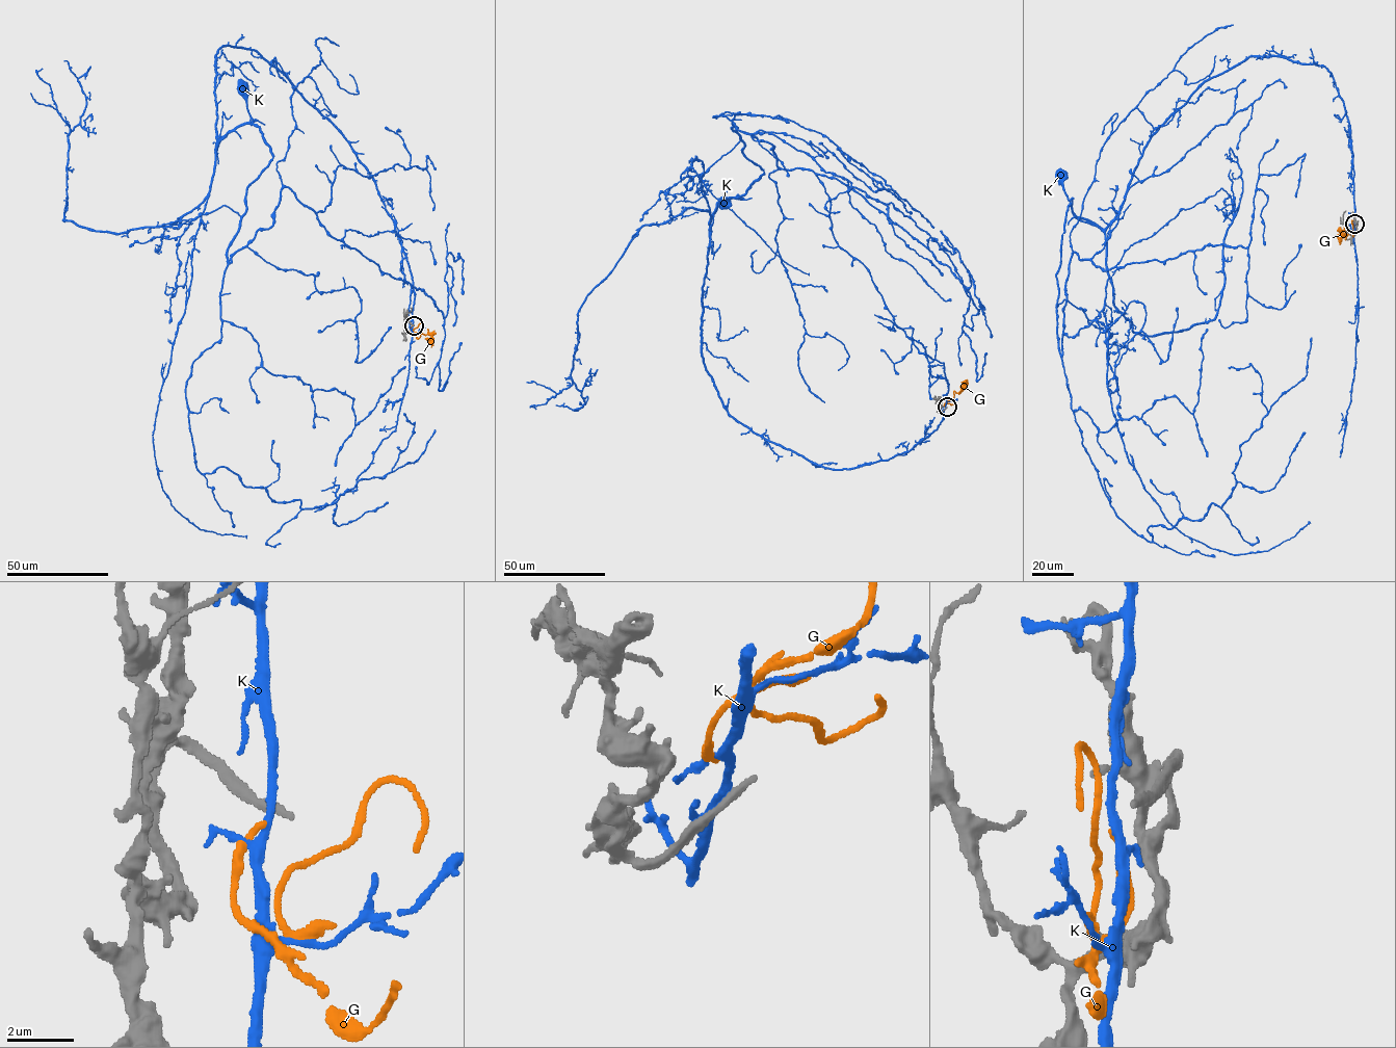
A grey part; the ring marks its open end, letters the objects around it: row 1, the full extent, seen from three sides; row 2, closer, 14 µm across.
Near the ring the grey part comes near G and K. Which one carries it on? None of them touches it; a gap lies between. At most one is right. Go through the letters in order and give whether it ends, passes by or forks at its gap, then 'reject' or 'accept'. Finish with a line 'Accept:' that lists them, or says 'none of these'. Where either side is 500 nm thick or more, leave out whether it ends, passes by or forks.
G: it ends | reject
K: it forks | reject
Accept: none of these

